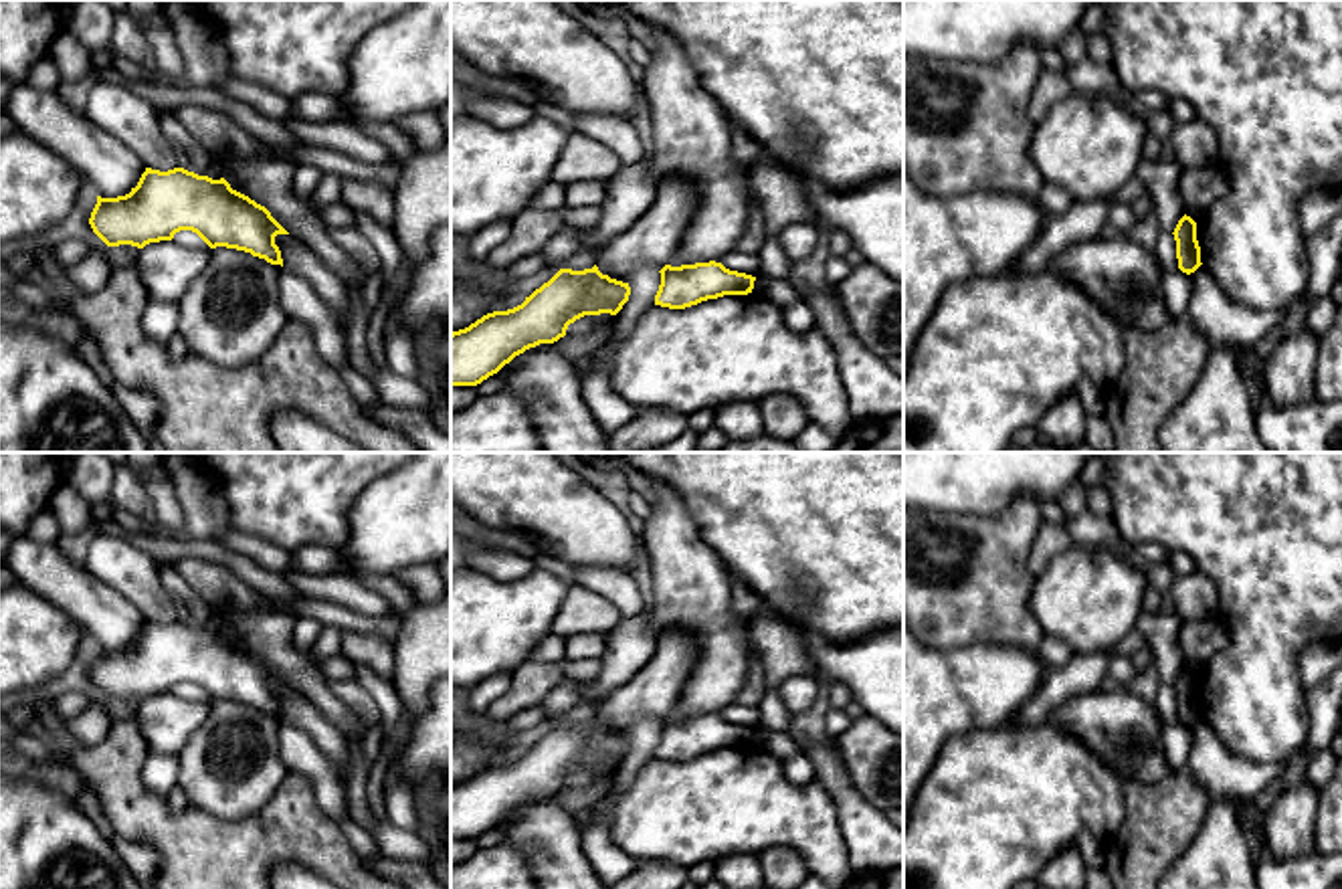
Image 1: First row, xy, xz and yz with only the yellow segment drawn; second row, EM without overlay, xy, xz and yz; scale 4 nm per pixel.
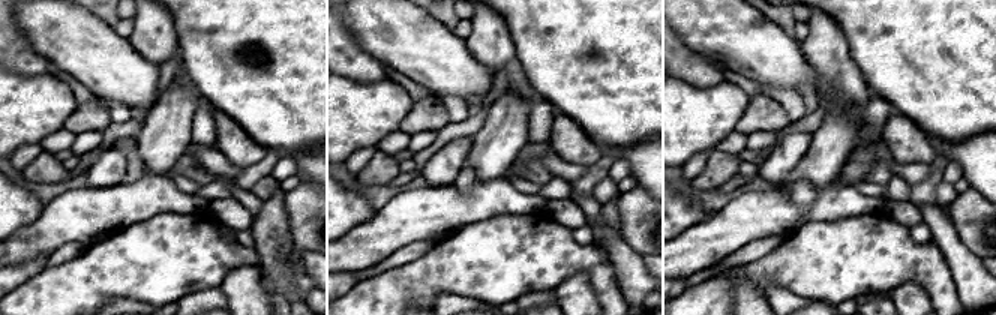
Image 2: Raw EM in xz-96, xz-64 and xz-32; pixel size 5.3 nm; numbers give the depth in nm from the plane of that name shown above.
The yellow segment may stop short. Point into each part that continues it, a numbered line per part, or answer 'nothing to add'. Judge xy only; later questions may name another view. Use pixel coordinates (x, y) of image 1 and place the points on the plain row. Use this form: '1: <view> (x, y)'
nothing to add

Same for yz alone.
nothing to add

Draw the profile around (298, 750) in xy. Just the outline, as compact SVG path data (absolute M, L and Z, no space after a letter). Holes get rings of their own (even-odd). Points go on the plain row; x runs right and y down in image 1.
M281 721L279 758L289 772L303 774L311 780L317 802L336 822L350 818L348 790L340 770L305 729Z

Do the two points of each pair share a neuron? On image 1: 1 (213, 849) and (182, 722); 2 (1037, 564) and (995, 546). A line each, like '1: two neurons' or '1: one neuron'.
1: two neurons
2: two neurons

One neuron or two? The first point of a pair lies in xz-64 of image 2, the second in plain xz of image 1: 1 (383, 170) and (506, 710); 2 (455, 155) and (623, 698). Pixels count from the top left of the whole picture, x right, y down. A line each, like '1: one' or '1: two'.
1: one
2: two

